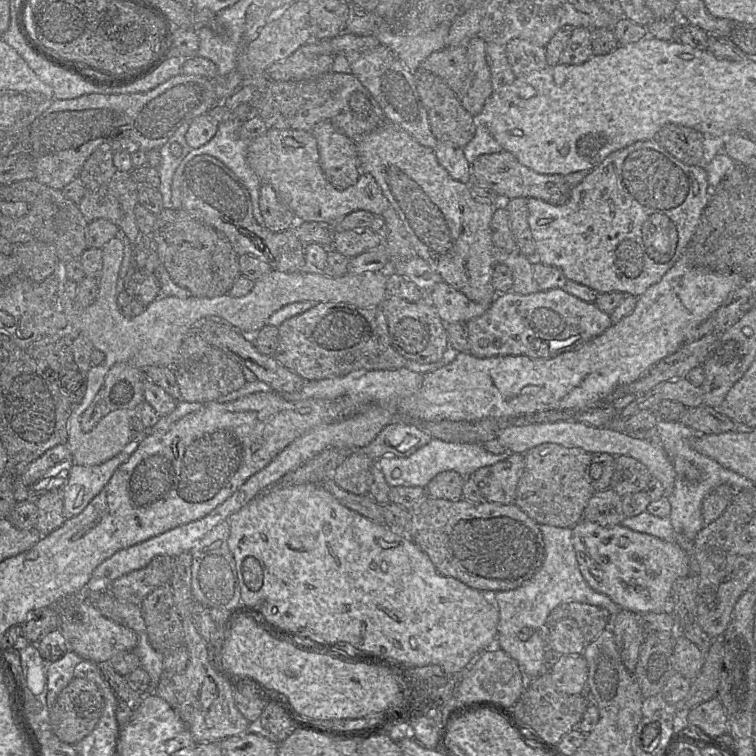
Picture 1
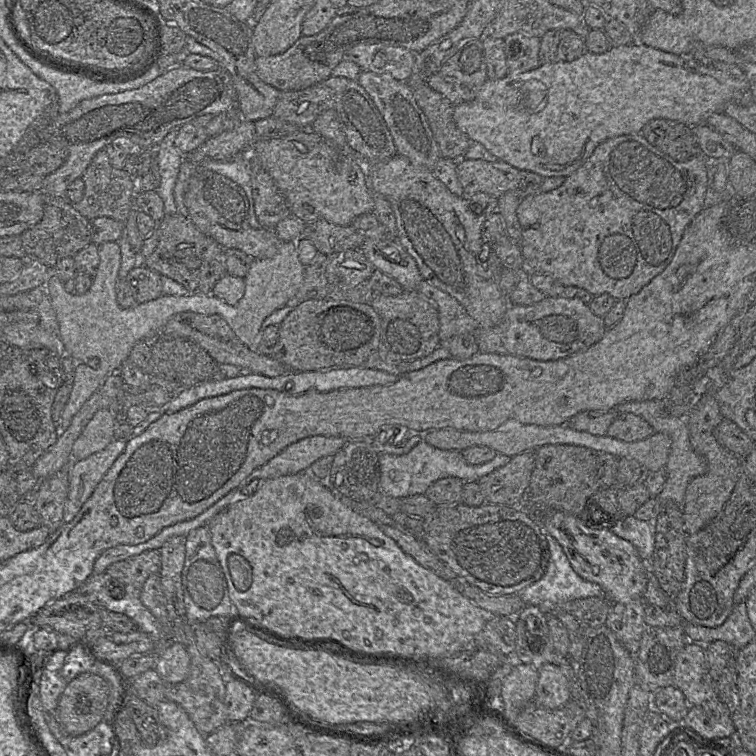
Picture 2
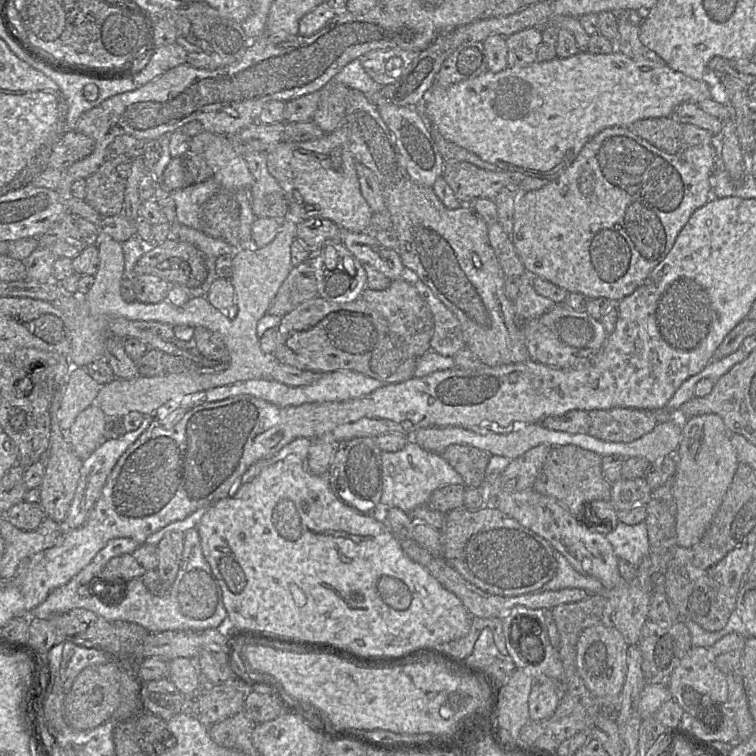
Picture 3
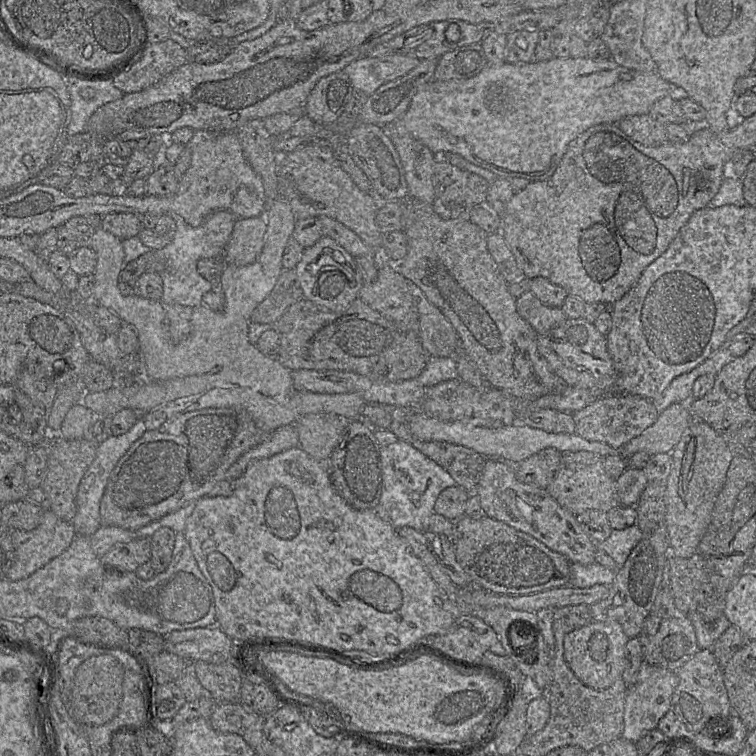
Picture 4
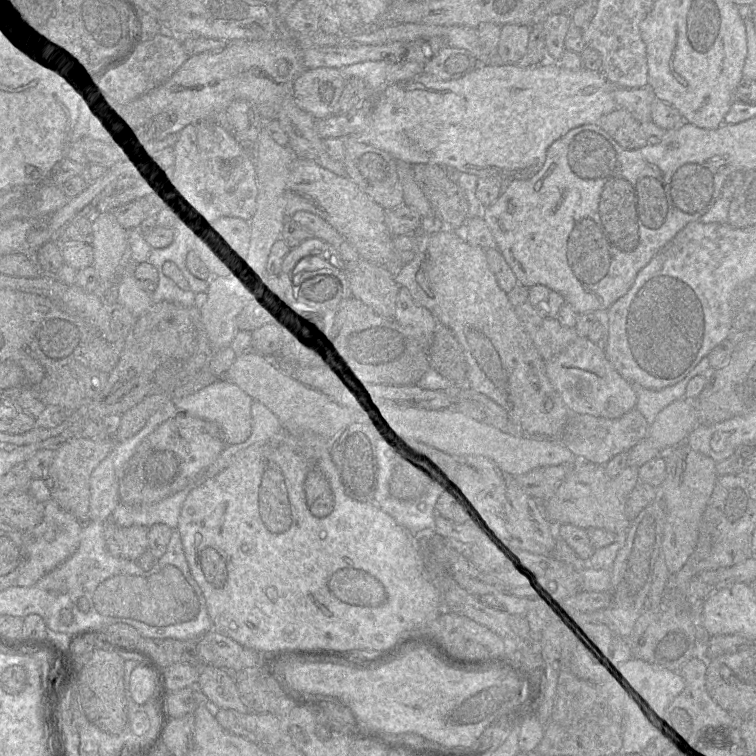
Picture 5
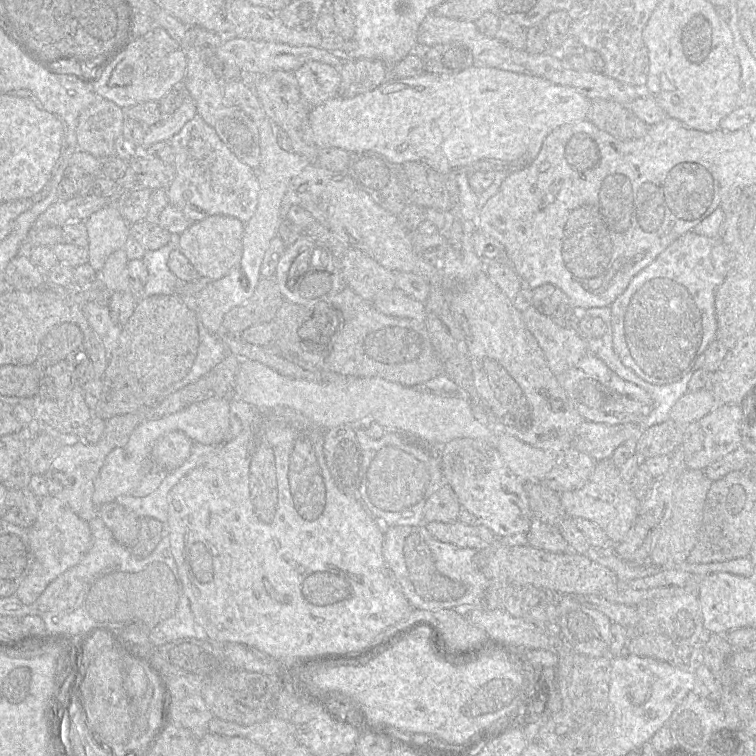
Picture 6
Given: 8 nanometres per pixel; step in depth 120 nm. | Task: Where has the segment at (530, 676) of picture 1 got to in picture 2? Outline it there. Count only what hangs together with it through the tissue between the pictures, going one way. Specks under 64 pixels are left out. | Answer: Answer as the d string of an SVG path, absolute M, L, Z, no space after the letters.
M546 535L550 558L544 575L535 583L520 591L518 595L526 606L539 608L543 613L552 615L553 609L564 602L591 597L603 597L602 588L581 578L572 568L561 545L550 535Z

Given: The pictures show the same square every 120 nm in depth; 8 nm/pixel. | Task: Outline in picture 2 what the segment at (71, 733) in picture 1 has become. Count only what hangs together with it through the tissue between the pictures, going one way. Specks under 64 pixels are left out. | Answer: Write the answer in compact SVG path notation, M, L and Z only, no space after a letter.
M85 672L70 681L58 701L58 720L67 734L80 736L103 719L109 687L99 675Z

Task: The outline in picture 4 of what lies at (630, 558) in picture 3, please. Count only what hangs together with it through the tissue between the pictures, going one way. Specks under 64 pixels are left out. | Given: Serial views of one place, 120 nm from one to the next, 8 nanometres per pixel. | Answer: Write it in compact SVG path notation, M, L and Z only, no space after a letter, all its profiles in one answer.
M635 523L623 530L612 530L605 541L597 544L598 550L604 551L621 567L642 537L643 533Z

